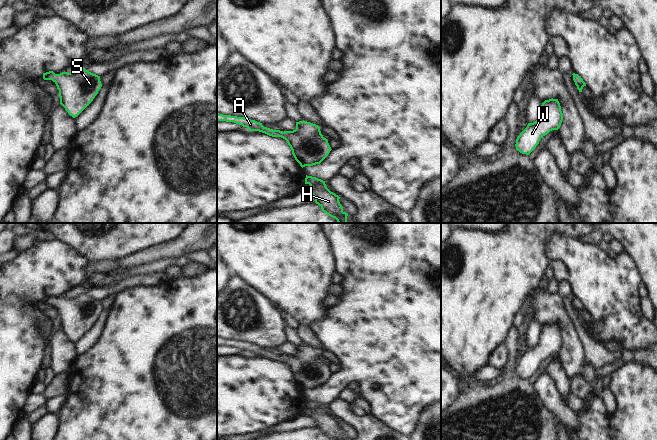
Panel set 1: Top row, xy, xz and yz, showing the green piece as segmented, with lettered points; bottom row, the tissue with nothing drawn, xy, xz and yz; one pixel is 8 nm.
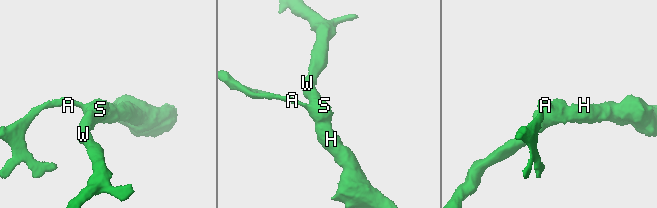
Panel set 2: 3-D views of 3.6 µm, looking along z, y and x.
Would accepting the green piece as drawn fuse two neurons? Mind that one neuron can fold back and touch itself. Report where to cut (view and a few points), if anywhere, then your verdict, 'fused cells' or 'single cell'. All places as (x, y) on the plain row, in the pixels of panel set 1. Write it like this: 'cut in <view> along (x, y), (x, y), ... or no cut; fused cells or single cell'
no cut; single cell

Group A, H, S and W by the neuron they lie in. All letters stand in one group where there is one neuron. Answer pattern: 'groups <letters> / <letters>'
groups A H S W

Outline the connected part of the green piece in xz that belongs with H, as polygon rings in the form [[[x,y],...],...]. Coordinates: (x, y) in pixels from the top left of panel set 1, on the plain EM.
[[[306,399],[305,408],[310,409],[309,416],[314,420],[315,427],[321,431],[324,437],[329,440],[348,440],[339,426],[341,421],[331,416],[325,405]]]

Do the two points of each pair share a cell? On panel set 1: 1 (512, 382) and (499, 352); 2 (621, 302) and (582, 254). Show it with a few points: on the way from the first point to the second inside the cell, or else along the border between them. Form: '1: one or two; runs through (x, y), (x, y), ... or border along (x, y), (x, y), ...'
1: two; border along (505, 342), (507, 357), (503, 368)
2: one; runs through (609, 290), (593, 274), (589, 266)

